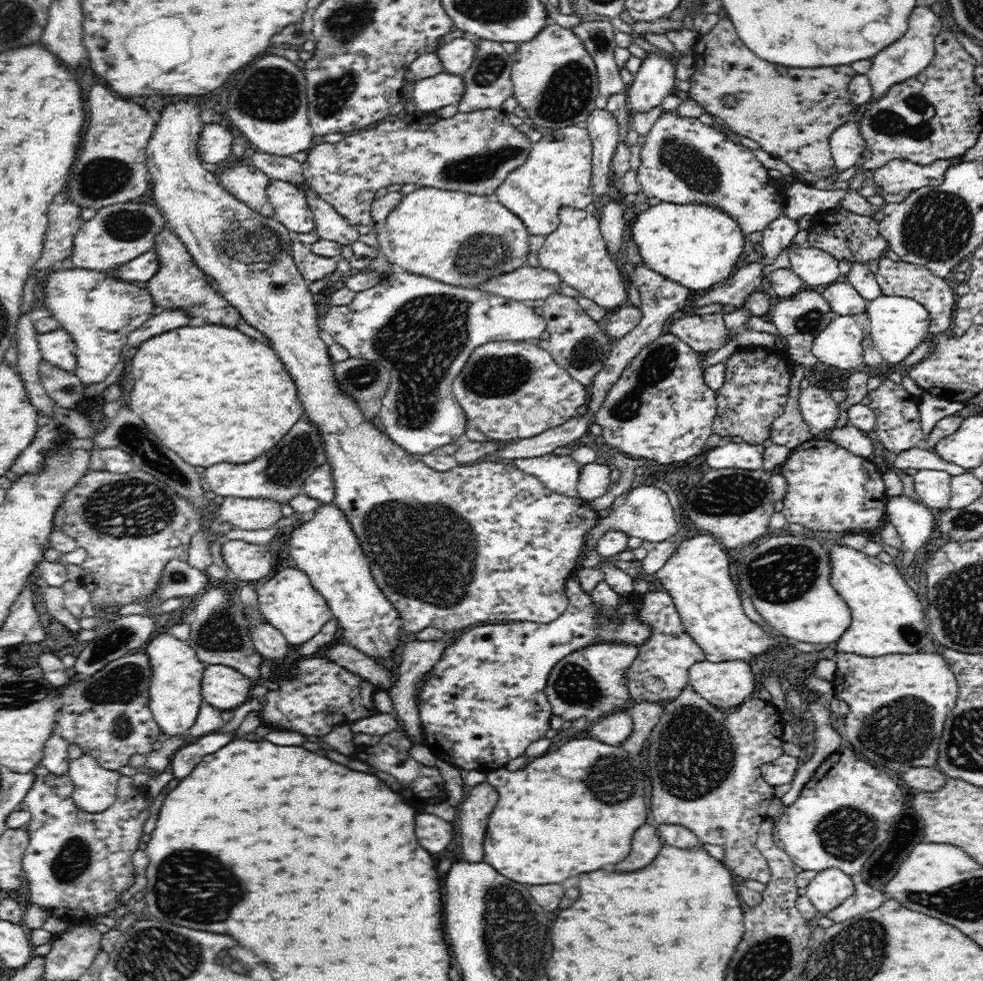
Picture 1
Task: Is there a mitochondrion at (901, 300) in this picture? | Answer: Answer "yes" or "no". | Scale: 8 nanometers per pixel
no

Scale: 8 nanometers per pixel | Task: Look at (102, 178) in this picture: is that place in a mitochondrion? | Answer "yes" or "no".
yes

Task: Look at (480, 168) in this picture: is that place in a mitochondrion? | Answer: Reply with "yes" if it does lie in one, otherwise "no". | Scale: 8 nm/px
yes

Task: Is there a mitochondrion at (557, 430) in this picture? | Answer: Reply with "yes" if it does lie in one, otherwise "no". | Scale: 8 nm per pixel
no

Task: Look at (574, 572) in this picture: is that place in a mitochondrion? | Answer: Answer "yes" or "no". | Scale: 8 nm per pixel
no

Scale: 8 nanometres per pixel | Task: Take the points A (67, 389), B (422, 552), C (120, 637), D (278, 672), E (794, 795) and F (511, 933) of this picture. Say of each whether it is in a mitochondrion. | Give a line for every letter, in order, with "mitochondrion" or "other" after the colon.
A: mitochondrion
B: mitochondrion
C: mitochondrion
D: other
E: other
F: mitochondrion

